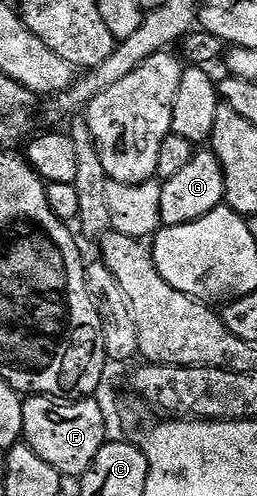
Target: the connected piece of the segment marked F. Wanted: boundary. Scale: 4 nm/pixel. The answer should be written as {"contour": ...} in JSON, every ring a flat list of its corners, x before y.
{"contour":[[41,395,27,396,22,402,22,410,24,411,22,436,25,444,29,445,40,459,44,459,44,462,60,473,63,478,81,479,88,471,88,467,92,467,92,459,96,459,100,447,108,440,106,413,96,402,97,400,94,399,55,399]]}

